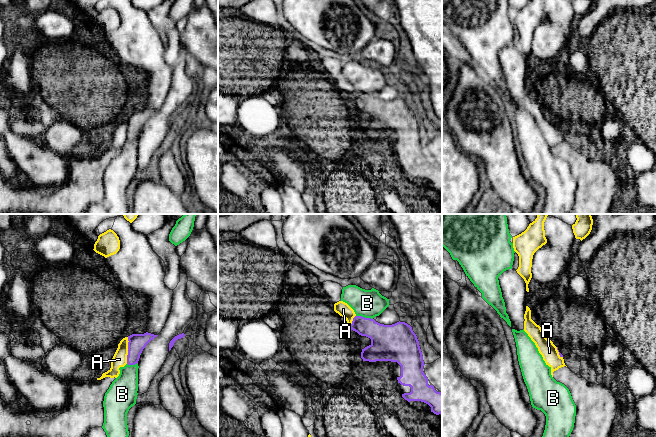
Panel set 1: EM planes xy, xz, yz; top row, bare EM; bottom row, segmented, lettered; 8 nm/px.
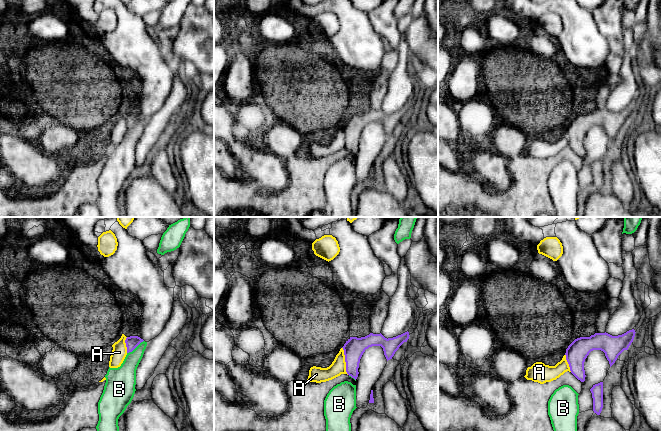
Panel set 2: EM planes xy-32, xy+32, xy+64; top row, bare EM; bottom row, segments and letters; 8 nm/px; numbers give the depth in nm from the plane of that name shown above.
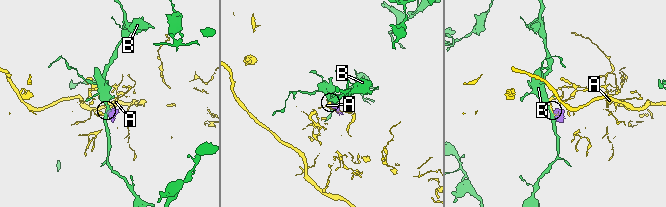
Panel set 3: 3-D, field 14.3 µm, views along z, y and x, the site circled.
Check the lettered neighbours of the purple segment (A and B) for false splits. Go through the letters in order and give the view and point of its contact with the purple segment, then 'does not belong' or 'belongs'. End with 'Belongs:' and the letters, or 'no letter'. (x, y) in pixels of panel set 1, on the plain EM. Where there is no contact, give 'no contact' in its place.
A: xy (128, 126) | does not belong
B: xz (364, 93) | does not belong
Belongs: no letter

